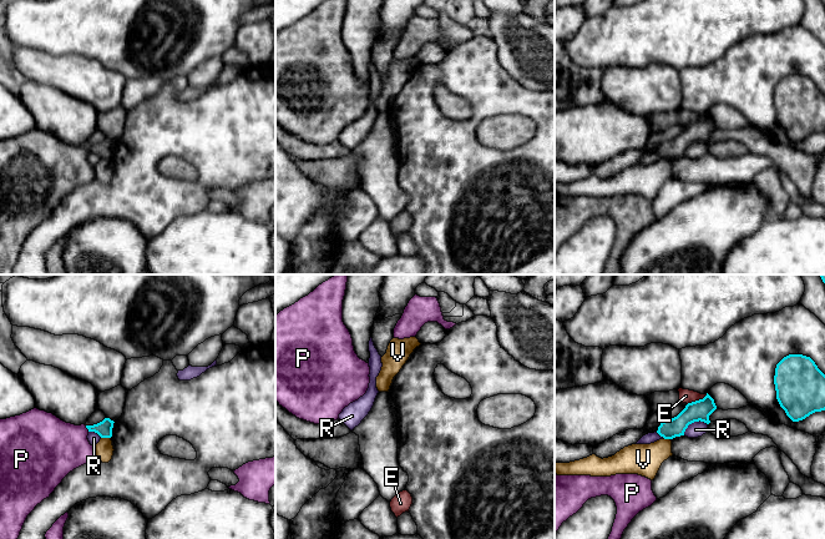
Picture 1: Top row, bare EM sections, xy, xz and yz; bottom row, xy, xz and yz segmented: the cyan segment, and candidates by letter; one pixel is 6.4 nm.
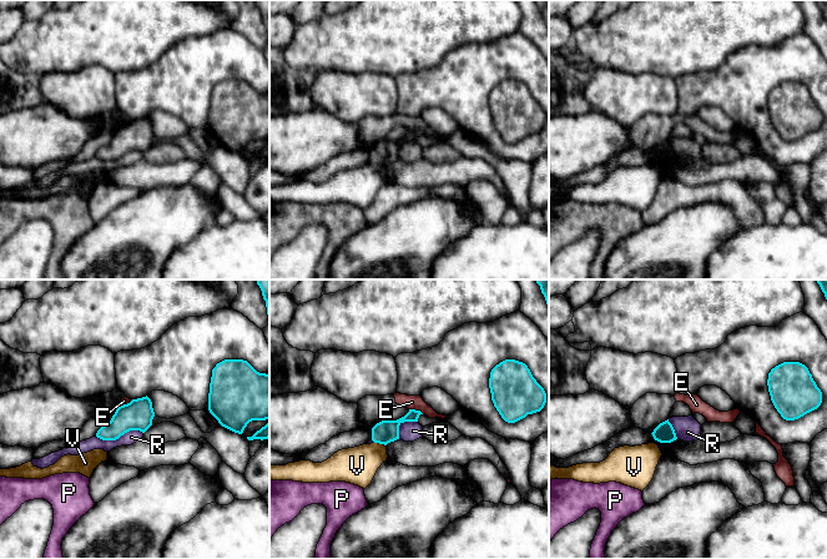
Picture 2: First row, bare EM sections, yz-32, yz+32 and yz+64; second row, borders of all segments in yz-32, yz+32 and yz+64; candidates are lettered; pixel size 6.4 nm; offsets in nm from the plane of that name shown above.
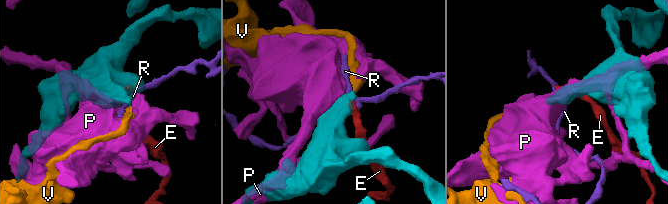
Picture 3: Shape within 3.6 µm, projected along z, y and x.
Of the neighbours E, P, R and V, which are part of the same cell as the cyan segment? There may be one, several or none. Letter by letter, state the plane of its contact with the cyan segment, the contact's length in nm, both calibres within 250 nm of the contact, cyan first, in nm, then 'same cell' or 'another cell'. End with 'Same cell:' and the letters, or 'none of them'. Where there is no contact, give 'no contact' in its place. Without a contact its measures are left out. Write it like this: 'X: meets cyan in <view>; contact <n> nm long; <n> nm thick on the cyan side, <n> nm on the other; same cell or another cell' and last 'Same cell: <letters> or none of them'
E: meets cyan in yz; contact 150 nm long; 130 nm thick on the cyan side, 90 nm on the other; another cell
P: meets cyan in xy; contact 50 nm long; 100 nm thick on the cyan side, 360 nm on the other; another cell
R: meets cyan in yz; contact 180 nm long; 130 nm thick on the cyan side, 100 nm on the other; another cell
V: meets cyan in xy; contact 60 nm long; 100 nm thick on the cyan side, 110 nm on the other; another cell
Same cell: none of them

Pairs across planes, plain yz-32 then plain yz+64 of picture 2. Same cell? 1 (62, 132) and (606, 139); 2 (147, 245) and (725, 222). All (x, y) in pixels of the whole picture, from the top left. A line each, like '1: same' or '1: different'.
1: same
2: same

